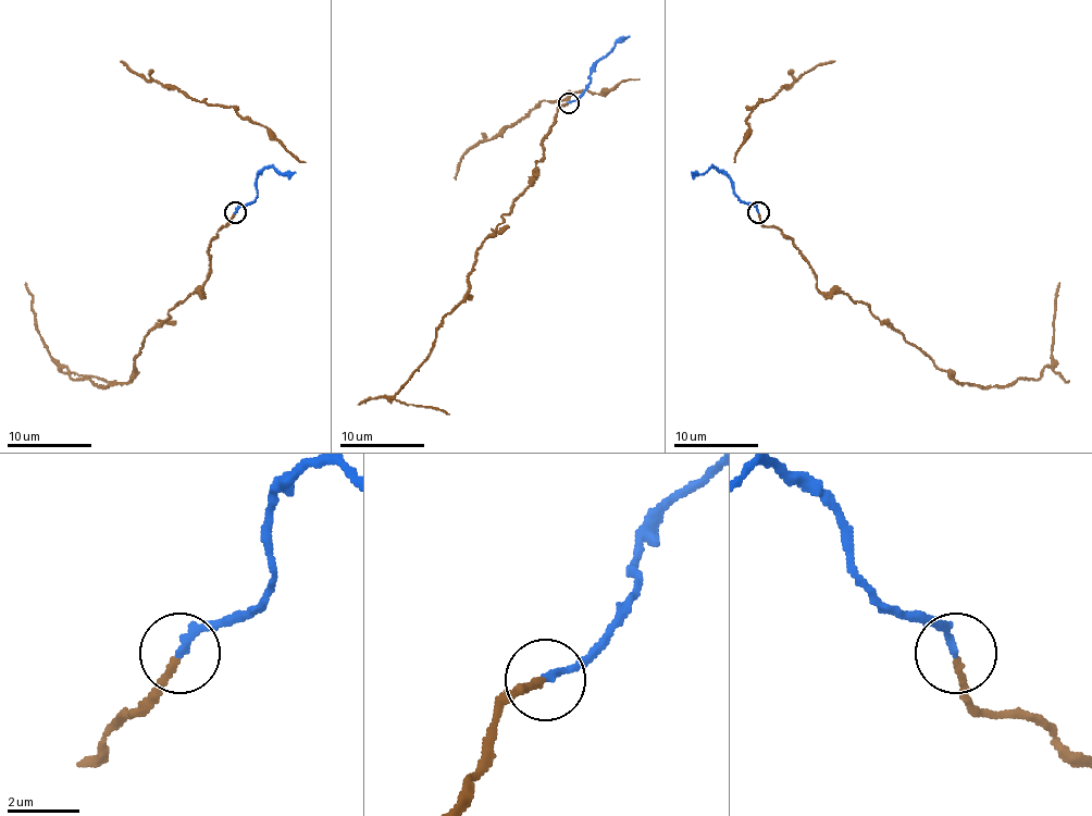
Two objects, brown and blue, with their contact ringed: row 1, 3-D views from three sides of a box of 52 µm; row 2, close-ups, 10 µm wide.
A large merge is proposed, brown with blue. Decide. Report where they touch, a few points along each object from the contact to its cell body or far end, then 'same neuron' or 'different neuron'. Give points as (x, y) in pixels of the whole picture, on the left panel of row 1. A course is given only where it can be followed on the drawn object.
place (235, 212); course brown (235, 213), (211, 242), (202, 291), (145, 337), (126, 382), (98, 386), (60, 365), (37, 326), (26, 282); course blue (235, 211), (256, 197), (256, 180), (267, 167), (277, 173), (296, 173); same neuron

